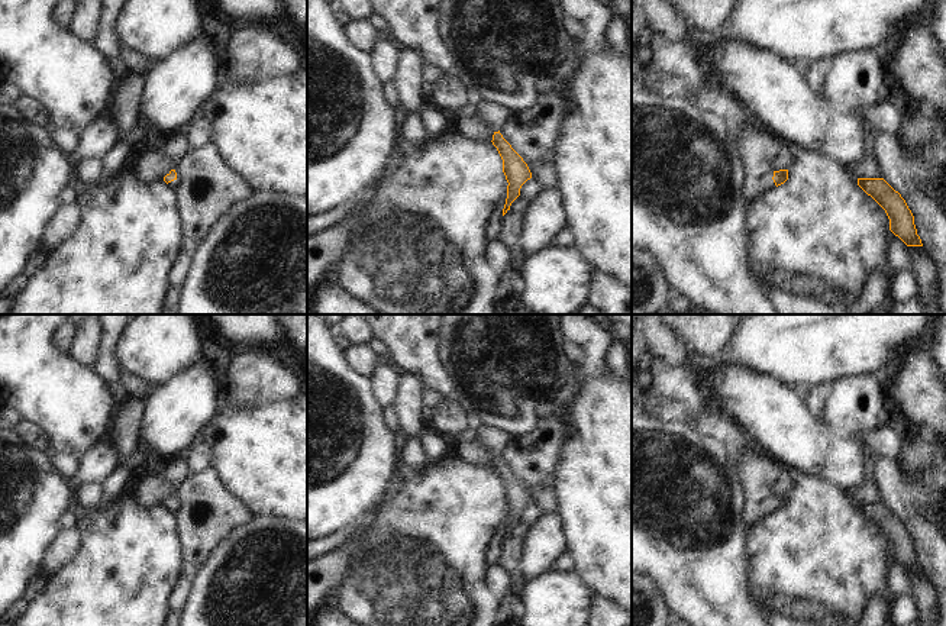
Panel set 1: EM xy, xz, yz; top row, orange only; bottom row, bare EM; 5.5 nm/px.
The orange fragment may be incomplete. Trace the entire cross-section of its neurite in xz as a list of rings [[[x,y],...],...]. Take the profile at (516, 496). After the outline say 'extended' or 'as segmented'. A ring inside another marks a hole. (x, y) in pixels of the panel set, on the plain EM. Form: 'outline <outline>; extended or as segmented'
outline [[[477,423],[474,426],[477,430],[477,442],[494,458],[491,467],[503,484],[503,497],[508,507],[507,523],[503,533],[504,541],[510,535],[511,527],[520,520],[522,510],[532,503],[532,497],[523,483],[500,458],[503,448],[510,442],[511,436],[498,427]]]; extended

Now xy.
outline [[[184,455],[174,456],[161,464],[156,464],[154,471],[171,487],[171,493],[164,501],[164,506],[171,512],[175,512],[175,490],[190,475]]]; extended

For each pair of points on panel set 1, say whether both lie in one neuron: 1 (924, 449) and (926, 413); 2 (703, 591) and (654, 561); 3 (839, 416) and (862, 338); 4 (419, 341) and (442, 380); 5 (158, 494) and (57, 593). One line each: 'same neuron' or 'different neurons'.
1: different neurons
2: same neuron
3: different neurons
4: same neuron
5: different neurons

